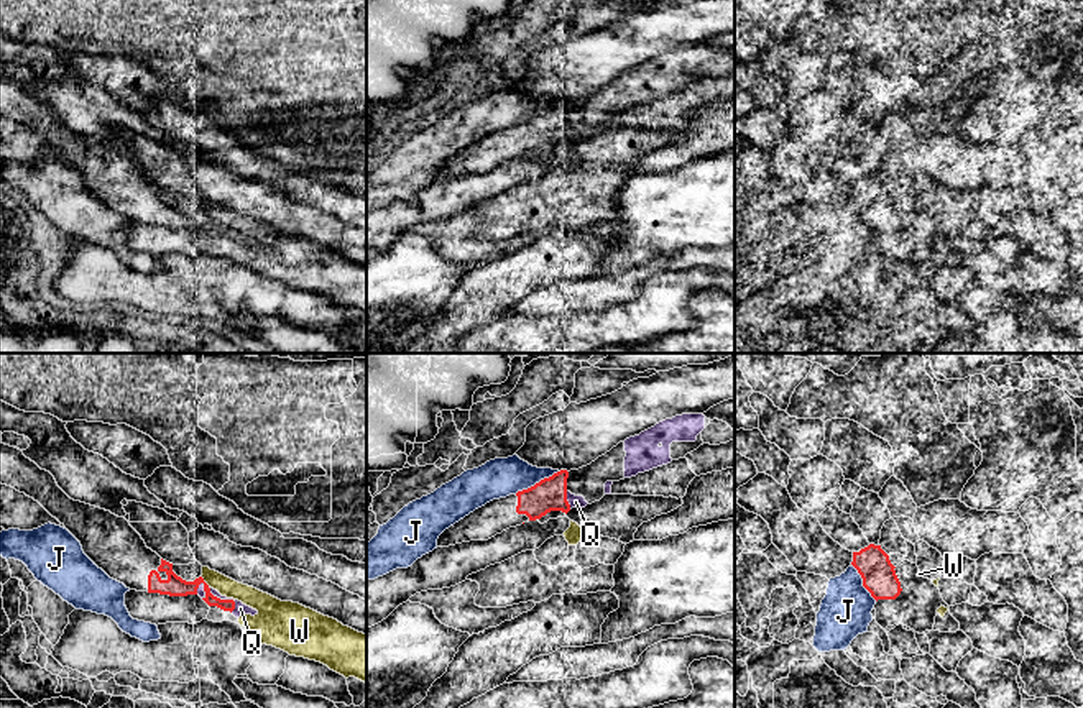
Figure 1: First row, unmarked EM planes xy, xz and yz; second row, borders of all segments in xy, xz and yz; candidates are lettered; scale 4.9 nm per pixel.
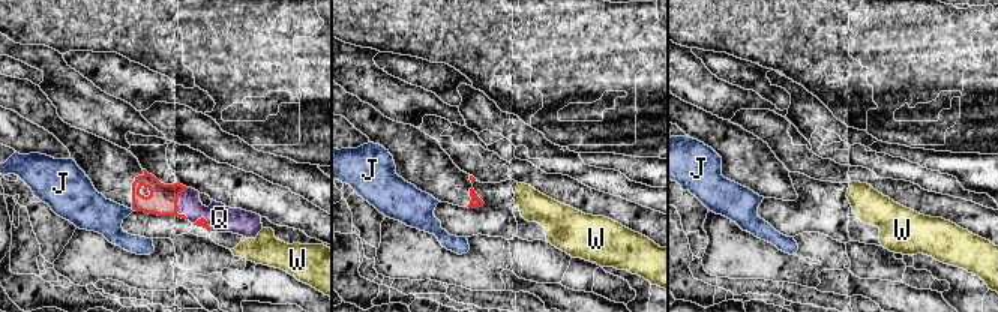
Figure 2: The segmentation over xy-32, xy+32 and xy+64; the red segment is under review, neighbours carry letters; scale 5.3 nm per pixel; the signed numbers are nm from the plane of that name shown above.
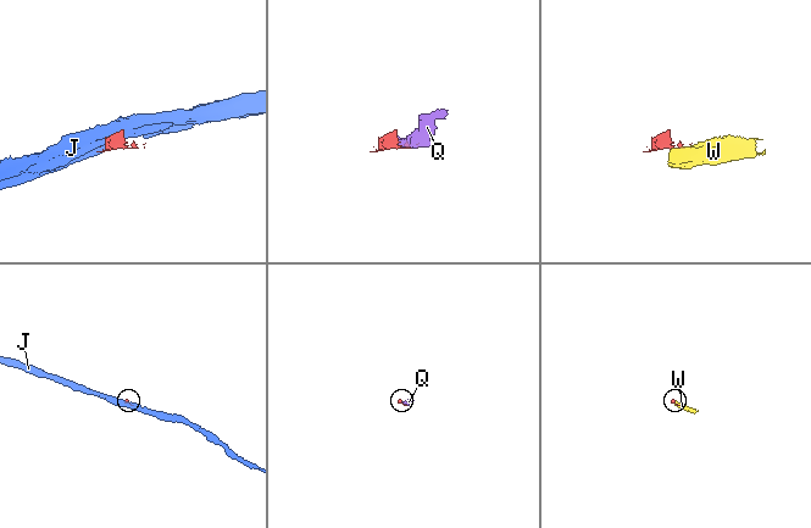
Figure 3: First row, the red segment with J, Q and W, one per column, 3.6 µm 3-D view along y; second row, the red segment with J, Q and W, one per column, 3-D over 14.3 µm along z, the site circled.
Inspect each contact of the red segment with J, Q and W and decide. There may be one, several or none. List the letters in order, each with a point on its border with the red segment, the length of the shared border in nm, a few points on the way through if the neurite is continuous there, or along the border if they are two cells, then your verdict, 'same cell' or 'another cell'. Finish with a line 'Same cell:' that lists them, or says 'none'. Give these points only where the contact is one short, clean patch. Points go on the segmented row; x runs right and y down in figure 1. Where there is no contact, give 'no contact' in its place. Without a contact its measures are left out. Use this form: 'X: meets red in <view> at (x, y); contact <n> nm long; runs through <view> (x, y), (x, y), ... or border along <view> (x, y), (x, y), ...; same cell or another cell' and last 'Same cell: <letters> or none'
J: meets red in xz at (536, 483); contact 240 nm long; border along xz (557, 470), (515, 493); another cell
Q: meets red in xy at (224, 600); contact 180 nm long; same cell
W: meets red in xy at (202, 580); contact 70 nm long; another cell
Same cell: Q

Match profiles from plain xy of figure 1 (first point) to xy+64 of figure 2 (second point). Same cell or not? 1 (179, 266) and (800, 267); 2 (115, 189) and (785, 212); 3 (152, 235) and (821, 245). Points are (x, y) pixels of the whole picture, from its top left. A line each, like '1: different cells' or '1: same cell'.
1: same cell
2: different cells
3: different cells

